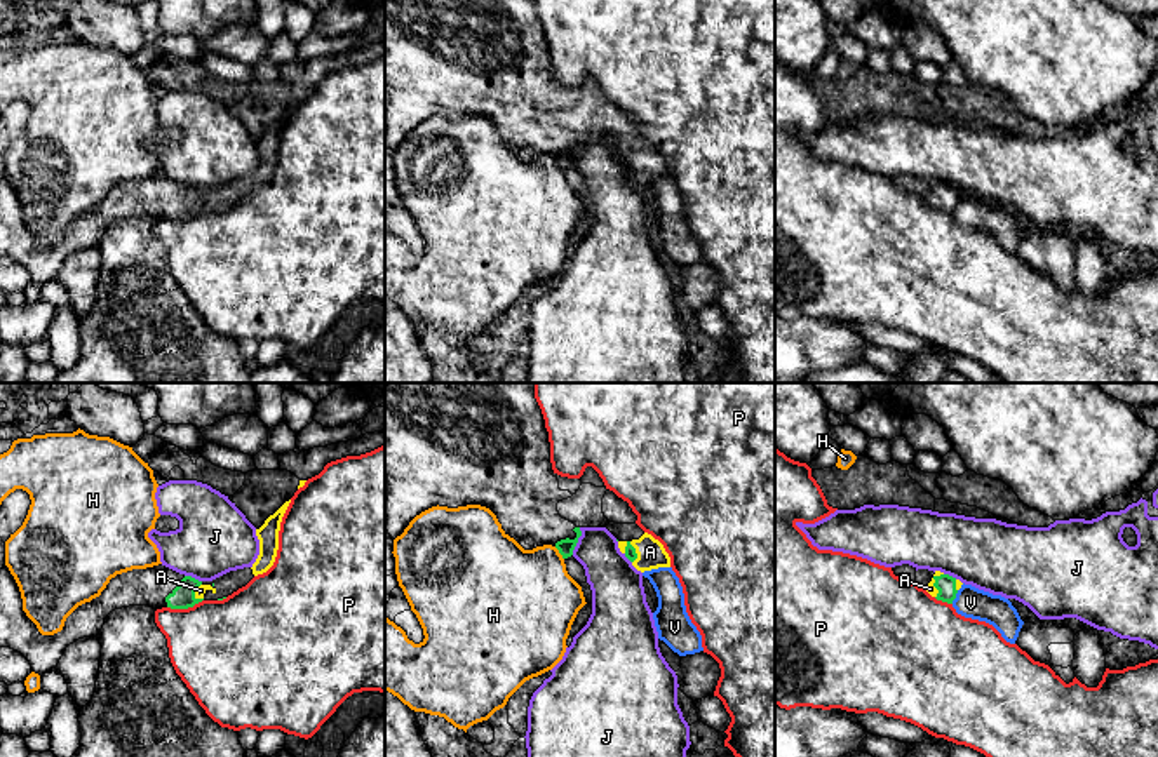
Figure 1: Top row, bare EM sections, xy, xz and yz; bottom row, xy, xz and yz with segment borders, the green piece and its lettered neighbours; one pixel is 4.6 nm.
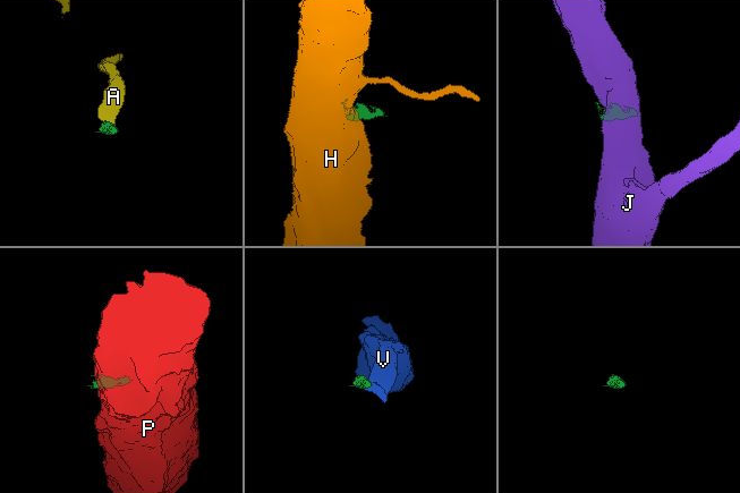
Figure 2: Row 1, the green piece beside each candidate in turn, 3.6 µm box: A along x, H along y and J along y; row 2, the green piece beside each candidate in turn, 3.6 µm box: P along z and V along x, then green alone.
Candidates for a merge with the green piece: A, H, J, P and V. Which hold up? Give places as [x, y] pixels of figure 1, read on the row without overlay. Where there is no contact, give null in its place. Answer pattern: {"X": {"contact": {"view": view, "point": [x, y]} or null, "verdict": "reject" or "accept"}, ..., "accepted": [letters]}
{"A": {"contact": {"view": "xz", "point": [634, 162]}, "verdict": "accept"}, "H": {"contact": {"view": "xz", "point": [559, 162]}, "verdict": "reject"}, "J": {"contact": {"view": "xz", "point": [577, 152]}, "verdict": "reject"}, "P": {"contact": {"view": "xy", "point": [185, 218]}, "verdict": "reject"}, "V": {"contact": {"view": "yz", "point": [955, 207]}, "verdict": "reject"}, "accepted": ["A"]}

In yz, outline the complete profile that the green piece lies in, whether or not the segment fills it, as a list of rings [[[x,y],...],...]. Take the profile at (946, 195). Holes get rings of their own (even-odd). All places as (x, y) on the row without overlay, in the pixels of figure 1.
[[[935,181],[932,191],[928,193],[928,197],[925,200],[937,211],[953,214],[961,195],[963,193],[959,190],[956,190],[949,184],[944,184],[940,181]]]

